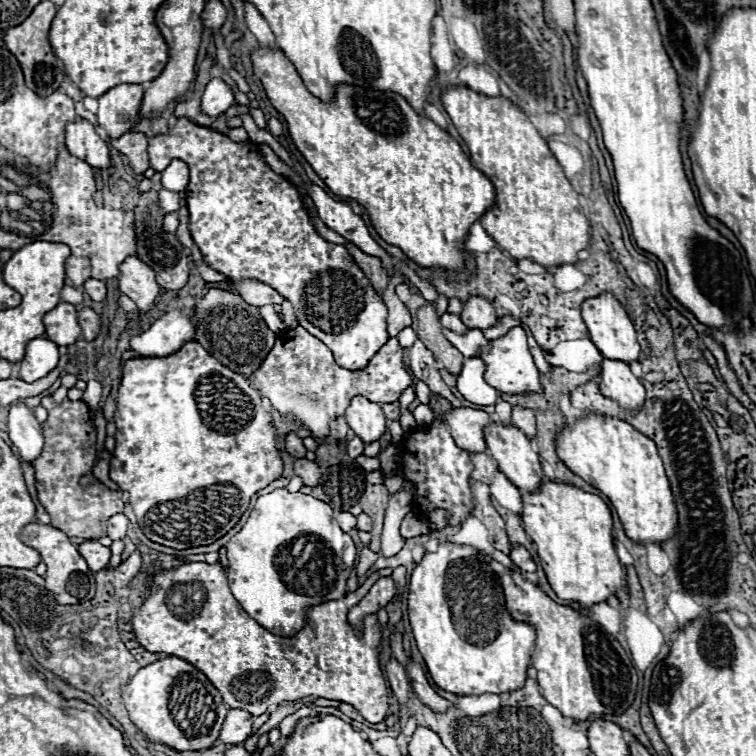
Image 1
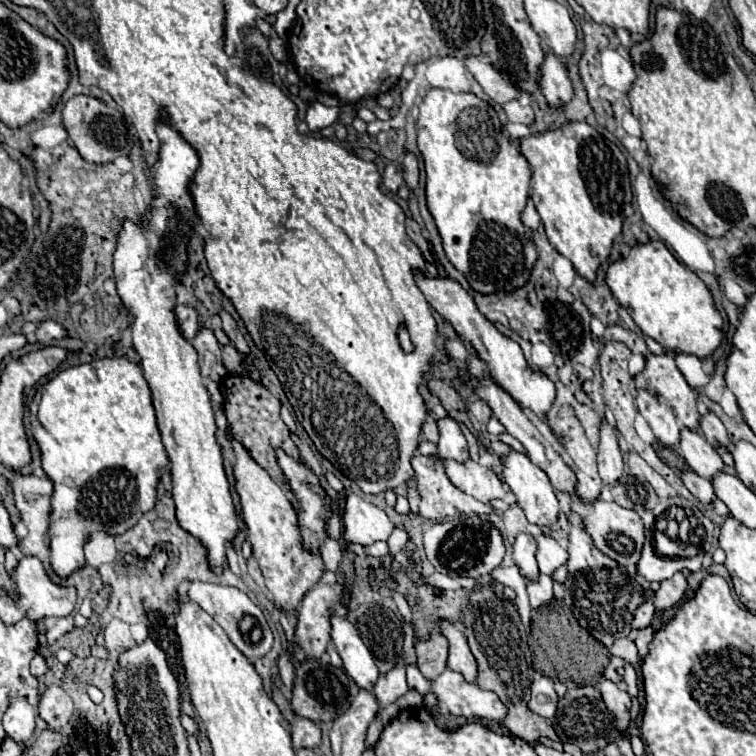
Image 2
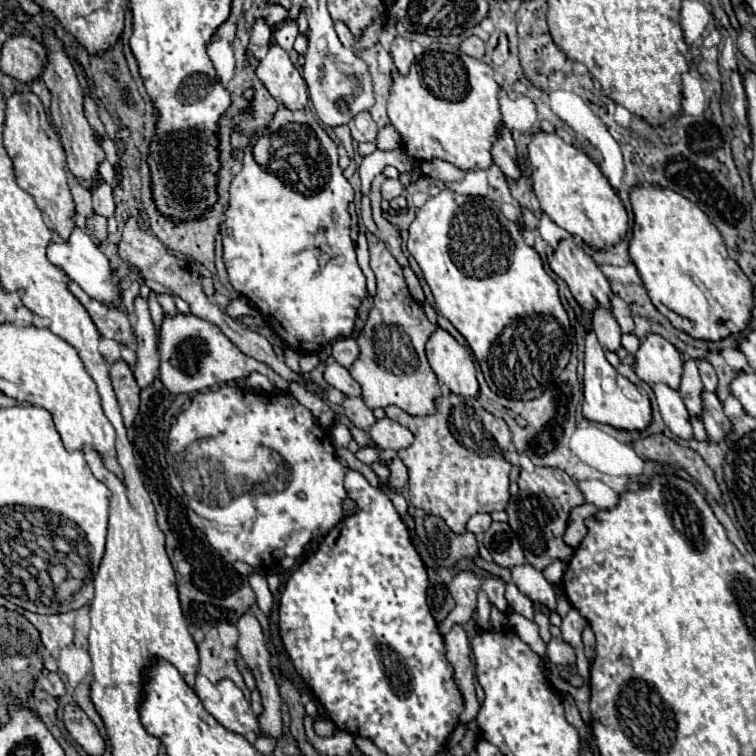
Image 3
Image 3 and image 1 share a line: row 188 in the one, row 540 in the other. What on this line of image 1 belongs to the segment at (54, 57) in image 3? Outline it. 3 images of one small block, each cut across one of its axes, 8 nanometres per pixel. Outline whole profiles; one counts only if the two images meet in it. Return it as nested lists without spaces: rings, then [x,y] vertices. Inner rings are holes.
[[[86,540],[86,542],[78,544],[78,552],[88,562],[92,572],[100,572],[110,562],[110,548],[102,546],[102,544],[94,542],[94,540]]]

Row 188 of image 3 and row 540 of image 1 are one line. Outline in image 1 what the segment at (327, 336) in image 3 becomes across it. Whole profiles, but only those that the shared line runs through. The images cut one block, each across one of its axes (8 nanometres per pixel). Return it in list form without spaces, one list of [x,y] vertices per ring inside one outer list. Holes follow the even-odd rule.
[[[278,488],[256,500],[248,522],[226,544],[226,550],[228,582],[232,594],[258,624],[278,636],[292,636],[292,632],[300,632],[306,626],[306,614],[312,606],[344,598],[348,592],[346,580],[356,560],[356,546],[350,534],[340,530],[338,522],[332,516],[332,508],[318,498],[302,492],[288,492],[286,488]]]

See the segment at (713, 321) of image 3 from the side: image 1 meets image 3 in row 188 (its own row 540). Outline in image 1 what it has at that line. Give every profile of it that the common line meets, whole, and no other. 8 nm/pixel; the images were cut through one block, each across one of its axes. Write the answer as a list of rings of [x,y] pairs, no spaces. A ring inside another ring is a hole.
[[[588,414],[578,418],[572,430],[564,428],[558,434],[556,448],[560,460],[564,460],[574,474],[608,496],[630,540],[636,544],[662,544],[674,538],[674,532],[678,532],[678,510],[654,440],[624,420]]]

